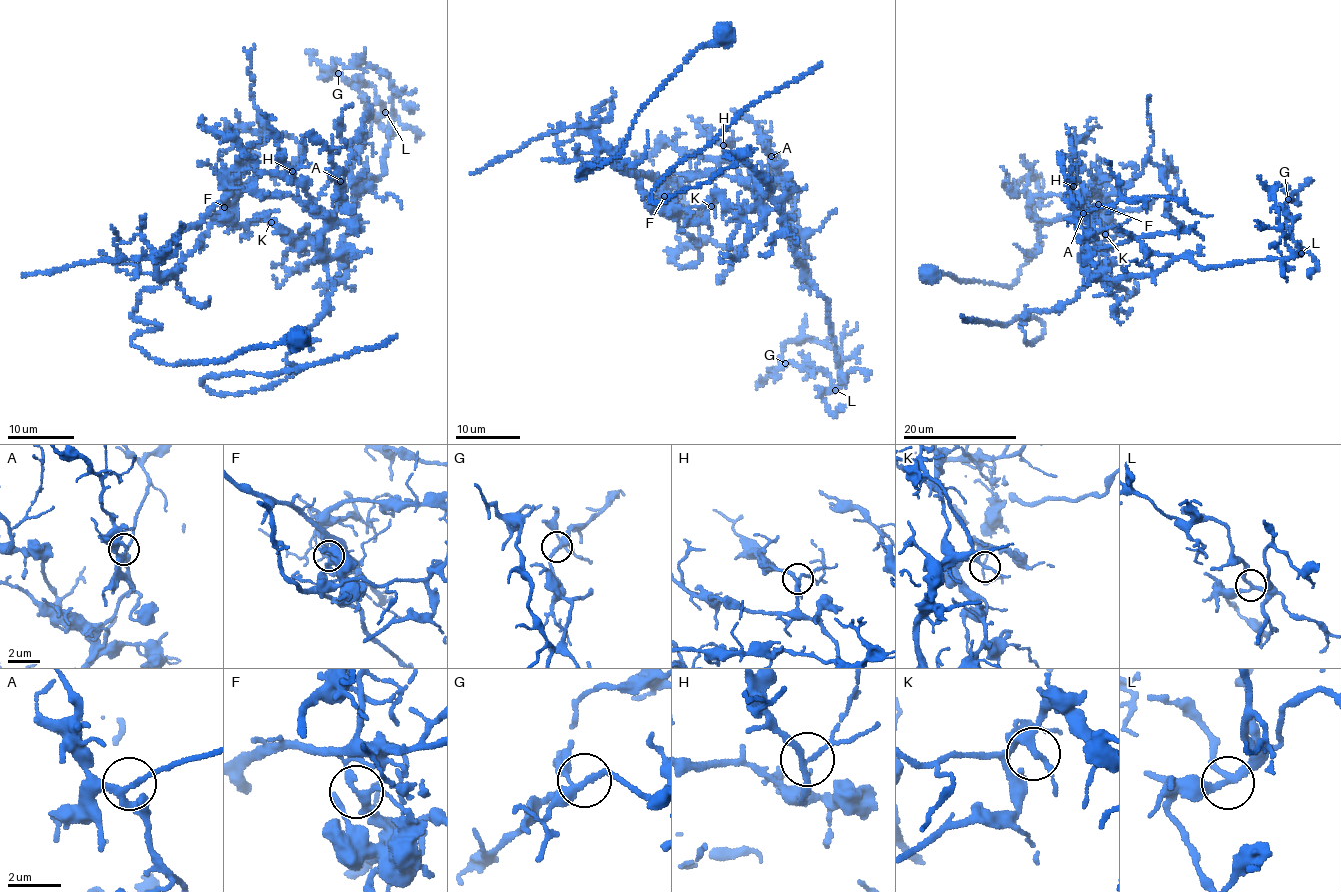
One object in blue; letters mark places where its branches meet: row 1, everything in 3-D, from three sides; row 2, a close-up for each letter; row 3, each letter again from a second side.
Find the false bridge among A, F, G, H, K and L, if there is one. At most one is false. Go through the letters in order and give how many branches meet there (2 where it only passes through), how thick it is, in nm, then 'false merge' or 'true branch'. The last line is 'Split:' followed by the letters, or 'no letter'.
A: 3 | 200 nm | true branch
F: 3 | 200 nm | false merge
G: 3 | 200 nm | true branch
H: 3 | 180 nm | true branch
K: 3 | 240 nm | true branch
L: 3 | 240 nm | true branch
Split: F

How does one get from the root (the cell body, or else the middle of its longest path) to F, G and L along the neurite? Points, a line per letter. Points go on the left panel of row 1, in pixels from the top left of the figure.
F: (294, 339), (174, 364), (151, 359), (132, 342), (159, 326), (132, 316), (138, 296), (166, 282), (224, 207)
G: (294, 339), (162, 363), (132, 342), (159, 326), (132, 310), (215, 221), (342, 249), (392, 127), (338, 73)
L: (294, 339), (162, 363), (132, 310), (215, 221), (337, 253), (385, 112)

